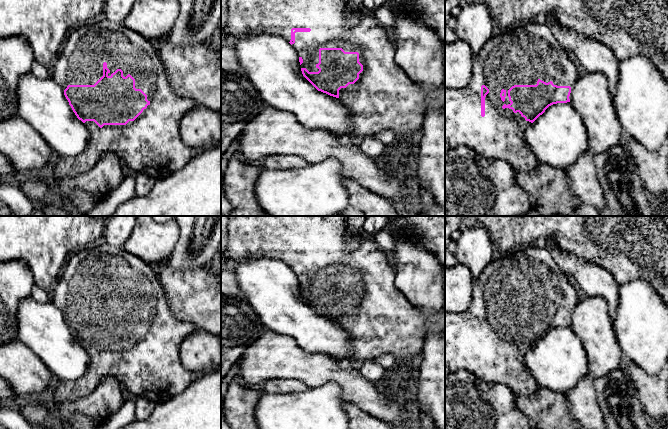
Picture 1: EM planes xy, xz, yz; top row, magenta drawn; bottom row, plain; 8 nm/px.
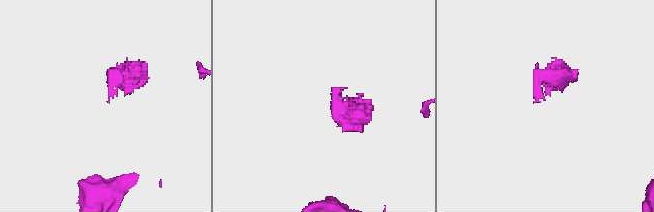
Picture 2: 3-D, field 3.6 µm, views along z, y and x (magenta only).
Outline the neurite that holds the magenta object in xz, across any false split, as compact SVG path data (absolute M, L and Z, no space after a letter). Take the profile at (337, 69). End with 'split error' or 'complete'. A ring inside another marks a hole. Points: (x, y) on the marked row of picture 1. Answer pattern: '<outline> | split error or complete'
M228 0L227 2L227 27L230 35L241 38L246 34L273 34L287 40L299 55L299 62L303 76L318 90L339 99L339 102L347 107L352 114L351 132L356 141L360 141L364 136L376 134L383 130L392 130L396 136L407 135L419 132L422 128L425 112L427 109L445 110L445 88L426 89L409 78L404 70L396 63L396 47L390 39L386 29L379 21L369 15L366 11L359 15L358 22L351 26L349 24L345 0Z | split error

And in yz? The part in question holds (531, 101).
M544 20L534 21L526 26L520 25L515 28L504 30L498 35L493 35L481 51L473 57L473 68L469 84L463 89L445 87L445 143L450 149L464 145L486 158L503 159L509 162L515 171L532 171L537 169L538 159L526 144L524 136L525 130L542 115L549 106L557 103L570 102L571 88L578 78L578 69L569 57L569 53L557 41L550 25Z | split error

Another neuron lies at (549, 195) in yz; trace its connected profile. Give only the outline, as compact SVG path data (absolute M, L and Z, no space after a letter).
M541 164L532 171L515 171L515 178L528 195L531 209L539 216L600 216L599 209L576 197L567 184L563 170Z

